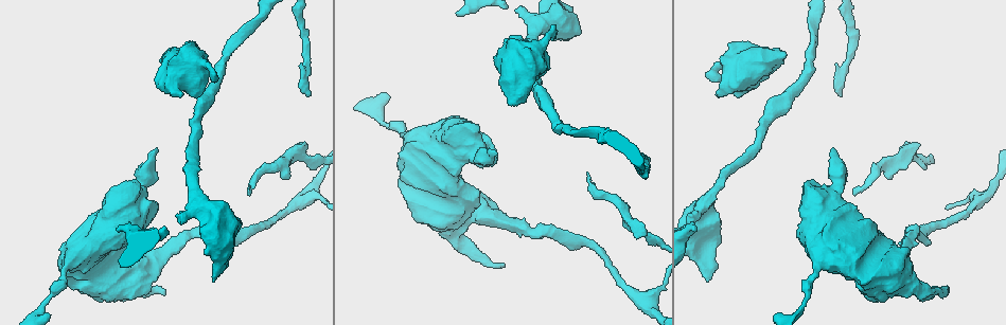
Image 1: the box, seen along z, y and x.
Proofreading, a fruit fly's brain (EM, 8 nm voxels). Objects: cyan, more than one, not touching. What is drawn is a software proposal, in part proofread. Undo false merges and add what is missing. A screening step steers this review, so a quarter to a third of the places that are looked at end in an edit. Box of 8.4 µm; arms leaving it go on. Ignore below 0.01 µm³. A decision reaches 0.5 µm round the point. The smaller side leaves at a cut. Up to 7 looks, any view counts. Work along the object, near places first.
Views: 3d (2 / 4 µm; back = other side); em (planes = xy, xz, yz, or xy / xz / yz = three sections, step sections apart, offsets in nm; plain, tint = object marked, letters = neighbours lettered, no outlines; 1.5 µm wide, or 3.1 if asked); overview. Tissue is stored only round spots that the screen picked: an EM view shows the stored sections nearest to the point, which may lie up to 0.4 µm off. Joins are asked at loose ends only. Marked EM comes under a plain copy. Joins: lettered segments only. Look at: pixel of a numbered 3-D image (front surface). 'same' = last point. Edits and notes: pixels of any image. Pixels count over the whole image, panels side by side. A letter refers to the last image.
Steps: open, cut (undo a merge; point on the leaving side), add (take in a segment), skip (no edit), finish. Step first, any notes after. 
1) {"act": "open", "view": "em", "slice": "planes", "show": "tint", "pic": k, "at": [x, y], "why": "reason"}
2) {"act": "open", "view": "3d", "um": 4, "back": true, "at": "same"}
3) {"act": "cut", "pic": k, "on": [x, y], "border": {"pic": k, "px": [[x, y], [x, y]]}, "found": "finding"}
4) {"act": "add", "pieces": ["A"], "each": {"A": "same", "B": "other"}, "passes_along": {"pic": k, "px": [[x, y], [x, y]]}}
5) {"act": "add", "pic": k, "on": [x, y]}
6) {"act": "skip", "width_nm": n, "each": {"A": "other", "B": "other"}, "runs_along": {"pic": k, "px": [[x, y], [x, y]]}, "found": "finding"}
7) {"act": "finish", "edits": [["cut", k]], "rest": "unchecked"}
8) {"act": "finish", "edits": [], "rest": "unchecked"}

{"act": "open", "view": "3d", "um": 4, "pic": 1, "at": [855, 194], "why": "an open end"}

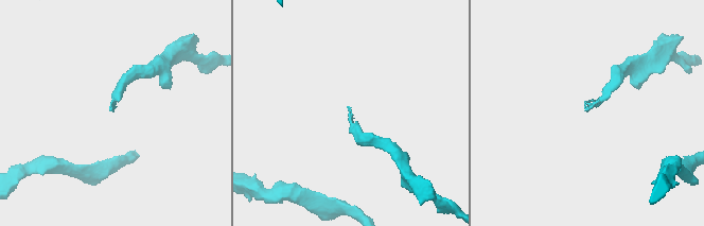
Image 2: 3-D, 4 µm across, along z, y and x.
{"act": "open", "view": "em", "slice": "xz", "step": 8, "show": "letters", "pic": 2, "at": [110, 109], "why": "need the tissue"}

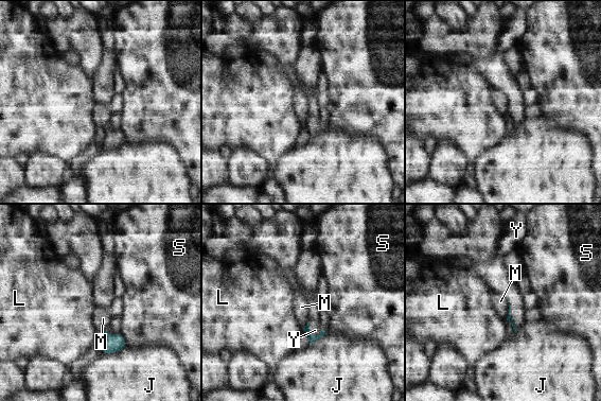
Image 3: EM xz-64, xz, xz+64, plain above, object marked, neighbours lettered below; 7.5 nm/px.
{"act": "add", "pic": 3, "on": [502, 282], "each": {"J": "other", "L": "other", "M": "other", "S": "other", "Y": "same"}, "passes_along": {"pic": 3, "px": [[509, 318], [510, 314], [502, 282]]}, "found": "it goes on there"}

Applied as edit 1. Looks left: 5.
{"act": "open", "view": "em", "slice": "planes", "show": "letters", "pic": 1, "at": [708, 281], "why": "an open end"}

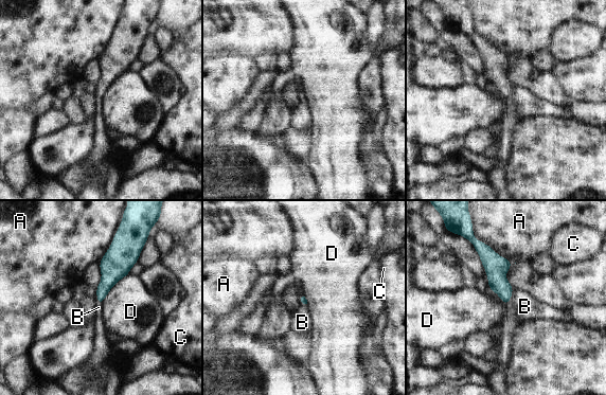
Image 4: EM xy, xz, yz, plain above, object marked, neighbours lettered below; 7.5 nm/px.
{"act": "skip", "each": {"A": "other", "B": "other", "C": "other", "D": "other"}, "found": "no lettered segment goes on from it"}

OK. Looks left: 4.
{"act": "open", "view": "em", "slice": "xz", "step": 8, "show": "tint", "pic": 1, "at": [863, 282], "why": "touches itself"}

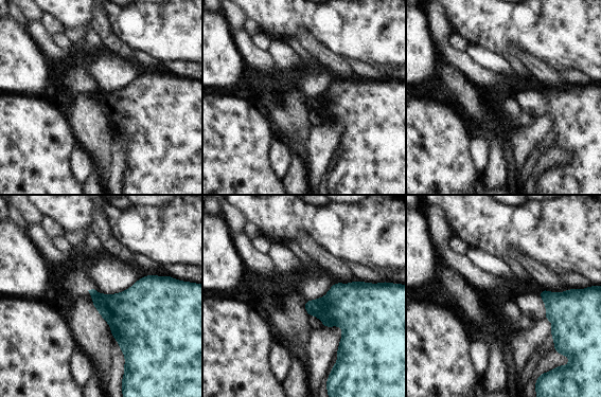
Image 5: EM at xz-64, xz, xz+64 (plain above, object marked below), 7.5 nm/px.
{"act": "open", "view": "em", "slice": "planes", "show": "letters", "at": "same", "why": "cut it another way"}

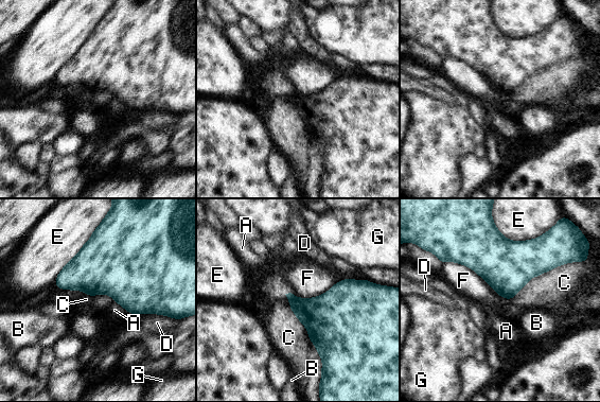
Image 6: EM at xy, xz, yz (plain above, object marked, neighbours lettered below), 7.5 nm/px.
{"act": "skip", "each": {"A": "other", "B": "other", "C": "other", "D": "other", "E": "other", "F": "other", "G": "other"}, "found": "all the same neuron"}

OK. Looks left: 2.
{"act": "finish", "edits": [["add", 3]], "rest": "unchecked"}

